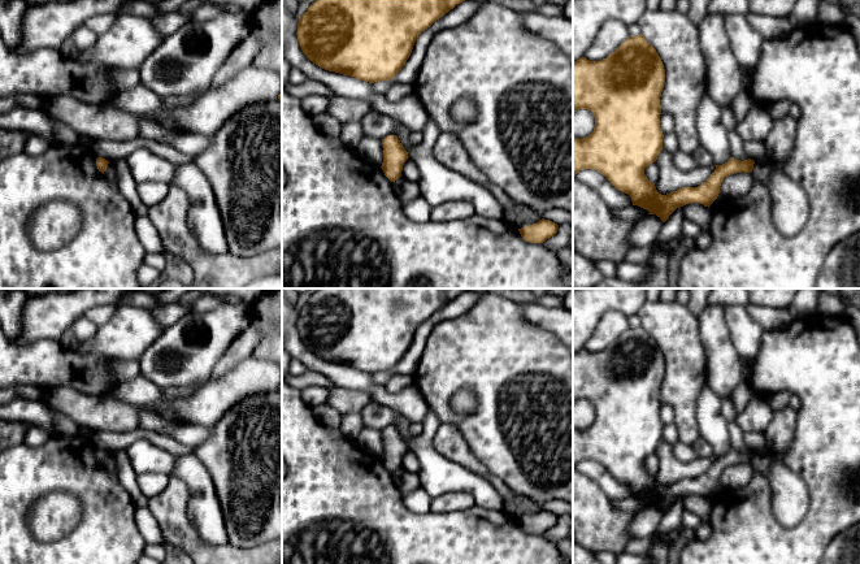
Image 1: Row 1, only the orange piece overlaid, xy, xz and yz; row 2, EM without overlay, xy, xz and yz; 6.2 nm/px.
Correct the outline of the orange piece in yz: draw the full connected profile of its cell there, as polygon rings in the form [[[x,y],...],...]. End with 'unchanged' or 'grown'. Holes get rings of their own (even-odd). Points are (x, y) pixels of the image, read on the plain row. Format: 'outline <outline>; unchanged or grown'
outline [[[642,325],[629,327],[607,350],[590,352],[581,348],[573,352],[573,403],[588,400],[595,408],[594,422],[583,429],[573,428],[573,468],[582,460],[595,460],[617,481],[631,489],[633,496],[647,500],[663,513],[679,498],[700,494],[704,498],[717,490],[725,468],[734,464],[751,464],[755,452],[730,448],[722,456],[716,456],[711,468],[699,478],[682,478],[666,486],[657,483],[644,460],[657,451],[663,441],[664,425],[660,420],[660,387],[665,373],[664,355],[656,340]]]; unchanged

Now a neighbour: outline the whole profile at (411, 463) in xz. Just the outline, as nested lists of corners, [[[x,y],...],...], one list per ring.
[[[407,451],[403,456],[401,468],[407,472],[418,473],[420,472],[420,460],[413,451]]]

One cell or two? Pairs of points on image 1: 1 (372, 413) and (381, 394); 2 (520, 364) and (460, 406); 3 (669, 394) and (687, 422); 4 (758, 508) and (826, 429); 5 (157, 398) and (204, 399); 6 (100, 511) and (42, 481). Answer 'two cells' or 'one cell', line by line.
1: two cells
2: two cells
3: one cell
4: one cell
5: one cell
6: one cell

